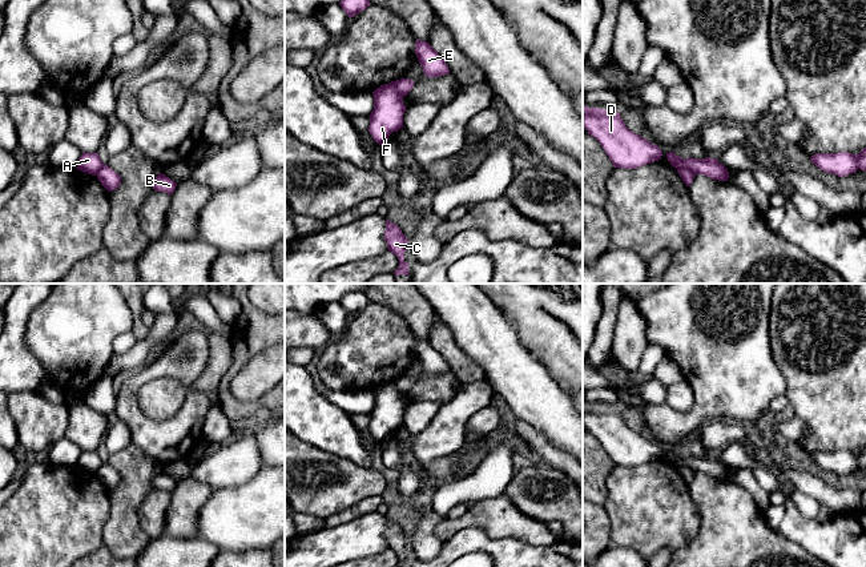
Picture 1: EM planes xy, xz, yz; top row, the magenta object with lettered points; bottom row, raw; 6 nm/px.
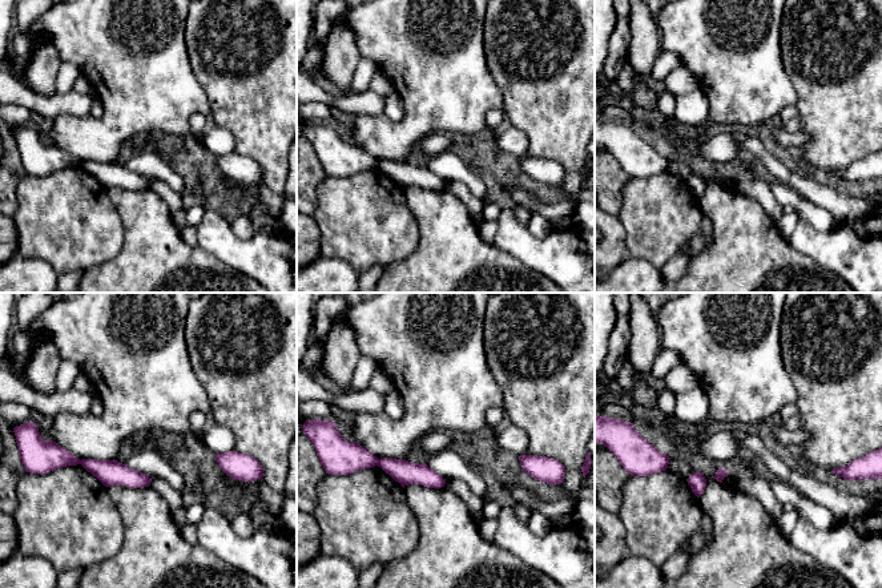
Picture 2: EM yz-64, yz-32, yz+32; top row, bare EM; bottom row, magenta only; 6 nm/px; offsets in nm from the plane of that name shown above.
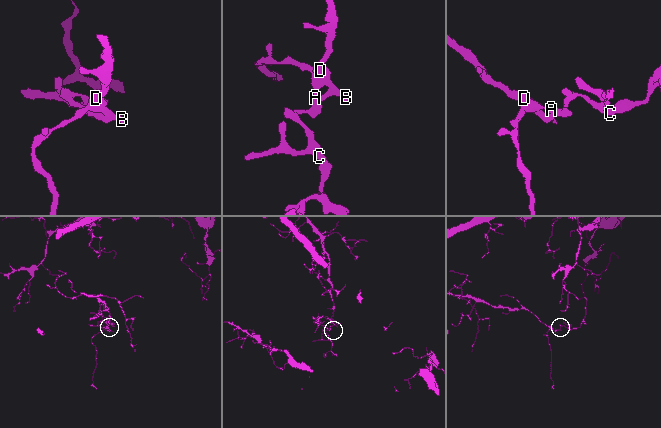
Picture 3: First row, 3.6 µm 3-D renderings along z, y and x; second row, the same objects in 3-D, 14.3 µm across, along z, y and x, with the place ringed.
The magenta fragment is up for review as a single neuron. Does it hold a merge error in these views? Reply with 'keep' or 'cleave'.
cleave

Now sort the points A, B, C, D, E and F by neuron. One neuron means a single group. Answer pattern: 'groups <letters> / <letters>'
groups A C F / B D E

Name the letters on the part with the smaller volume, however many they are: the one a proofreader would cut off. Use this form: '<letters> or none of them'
A, C, F

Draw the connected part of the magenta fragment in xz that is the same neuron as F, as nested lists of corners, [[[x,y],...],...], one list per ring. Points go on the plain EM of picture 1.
[[[398,378],[380,383],[374,390],[374,409],[370,413],[368,430],[382,443],[392,430],[403,426],[406,403],[398,390]]]

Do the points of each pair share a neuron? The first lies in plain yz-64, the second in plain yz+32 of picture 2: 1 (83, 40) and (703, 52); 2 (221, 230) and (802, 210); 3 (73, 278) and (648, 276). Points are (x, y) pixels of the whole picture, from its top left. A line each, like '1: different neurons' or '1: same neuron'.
1: same neuron
2: different neurons
3: different neurons

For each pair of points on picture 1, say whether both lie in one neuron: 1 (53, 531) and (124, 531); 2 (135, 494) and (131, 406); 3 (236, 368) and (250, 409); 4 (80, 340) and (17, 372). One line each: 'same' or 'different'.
1: different
2: different
3: same
4: different

